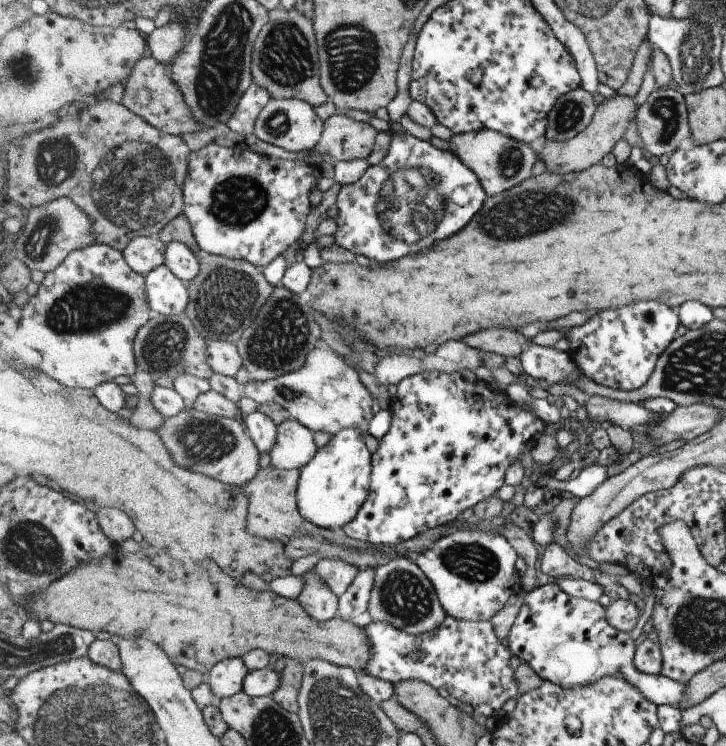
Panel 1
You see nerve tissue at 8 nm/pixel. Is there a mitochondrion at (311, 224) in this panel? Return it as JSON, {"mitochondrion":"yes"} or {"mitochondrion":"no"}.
{"mitochondrion":"no"}

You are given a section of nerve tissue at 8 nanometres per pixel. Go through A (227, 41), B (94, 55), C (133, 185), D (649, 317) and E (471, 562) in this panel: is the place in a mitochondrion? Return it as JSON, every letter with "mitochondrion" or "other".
{"A":"mitochondrion","B":"other","C":"mitochondrion","D":"other","E":"mitochondrion"}

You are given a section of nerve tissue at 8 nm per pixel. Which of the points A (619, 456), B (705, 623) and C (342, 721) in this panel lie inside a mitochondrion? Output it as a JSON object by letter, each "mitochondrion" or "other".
{"A":"other","B":"mitochondrion","C":"mitochondrion"}

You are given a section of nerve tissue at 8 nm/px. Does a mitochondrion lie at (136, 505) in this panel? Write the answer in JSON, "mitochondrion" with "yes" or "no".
{"mitochondrion":"no"}

